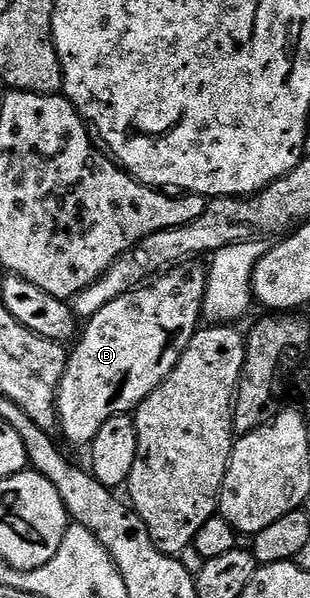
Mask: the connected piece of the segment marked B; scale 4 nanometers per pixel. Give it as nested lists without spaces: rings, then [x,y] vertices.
[[[189,260],[173,265],[139,290],[131,290],[118,296],[118,300],[110,300],[110,304],[106,304],[102,312],[87,319],[85,326],[88,327],[85,330],[83,327],[78,341],[71,347],[66,372],[56,393],[56,411],[60,417],[59,433],[64,434],[70,445],[87,447],[94,436],[98,436],[98,428],[102,428],[102,424],[110,420],[110,416],[132,414],[140,402],[146,400],[146,396],[150,396],[150,392],[154,392],[154,388],[158,388],[158,384],[162,384],[166,376],[170,376],[202,322],[208,272],[200,264],[199,261]]]

